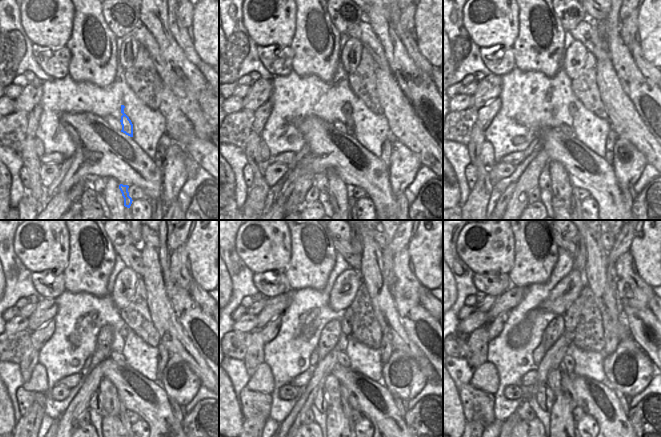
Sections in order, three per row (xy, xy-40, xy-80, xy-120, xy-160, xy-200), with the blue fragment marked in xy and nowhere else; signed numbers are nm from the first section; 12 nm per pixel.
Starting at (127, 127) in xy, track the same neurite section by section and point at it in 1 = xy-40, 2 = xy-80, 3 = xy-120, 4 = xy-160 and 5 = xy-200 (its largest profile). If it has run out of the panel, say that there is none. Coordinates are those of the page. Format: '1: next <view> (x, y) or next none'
1: next xy-40 (347, 108)
2: next xy-80 (572, 108)
3: next xy-120 (123, 331)
4: next xy-160 (346, 327)
5: next xy-200 (571, 316)

